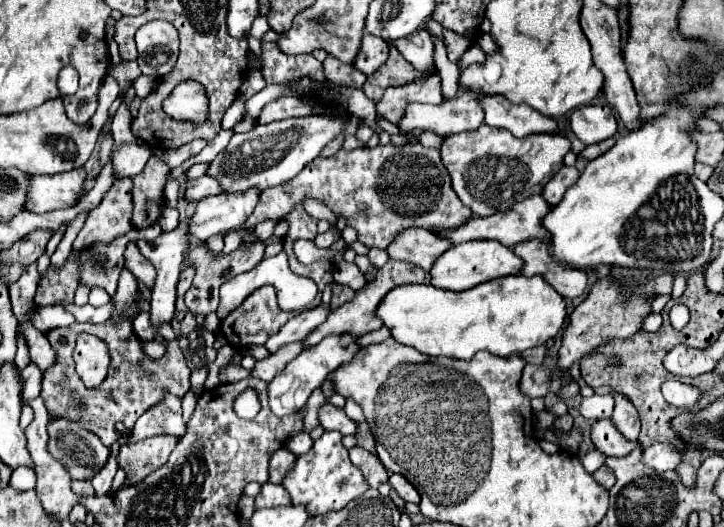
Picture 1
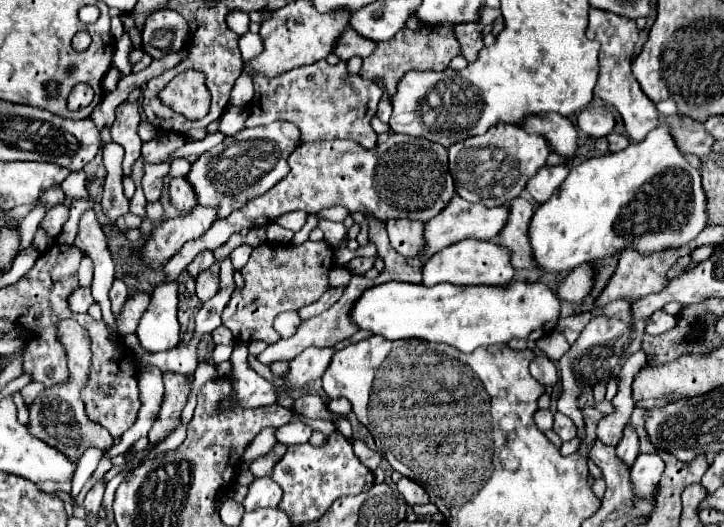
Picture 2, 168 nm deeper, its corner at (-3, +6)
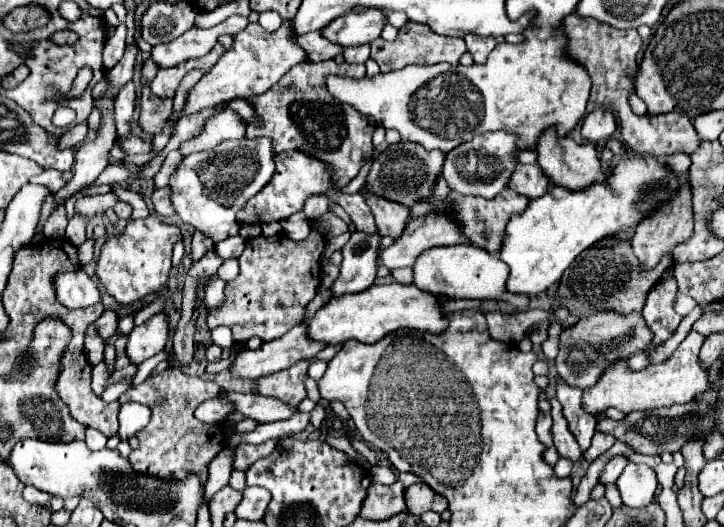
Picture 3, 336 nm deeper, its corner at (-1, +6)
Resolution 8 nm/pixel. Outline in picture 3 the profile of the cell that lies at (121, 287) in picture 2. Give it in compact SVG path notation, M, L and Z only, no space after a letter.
M105 311L97 321L95 321L95 329L97 329L97 335L101 339L107 339L111 337L115 331L117 331L117 315L113 311Z

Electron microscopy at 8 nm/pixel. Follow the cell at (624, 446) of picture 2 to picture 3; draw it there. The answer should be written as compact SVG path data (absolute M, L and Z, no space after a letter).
M613 457L613 459L605 465L605 469L603 469L601 477L599 477L599 483L603 483L603 485L615 483L615 479L621 475L621 471L625 469L625 465L627 465L627 459L625 459L625 457Z

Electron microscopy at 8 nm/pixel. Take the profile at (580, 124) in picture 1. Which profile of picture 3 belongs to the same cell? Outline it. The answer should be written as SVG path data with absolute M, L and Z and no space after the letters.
M595 109L585 117L581 125L581 135L589 143L599 143L599 141L609 139L615 129L617 129L615 115L609 109Z

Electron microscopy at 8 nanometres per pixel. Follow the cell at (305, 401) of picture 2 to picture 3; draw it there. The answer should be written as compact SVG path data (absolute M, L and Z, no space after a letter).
M225 393L229 403L233 403L233 411L241 413L243 417L255 419L259 423L269 423L269 421L279 421L279 419L289 419L297 409L291 409L289 405L281 403L279 399L273 397L263 397L263 395L243 395L243 393Z

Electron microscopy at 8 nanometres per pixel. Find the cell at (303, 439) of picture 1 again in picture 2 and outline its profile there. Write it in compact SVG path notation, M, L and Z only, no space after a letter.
M291 419L291 423L277 429L277 441L285 443L285 445L307 443L309 437L311 437L311 429L307 425L303 425L301 421L297 421L297 419Z

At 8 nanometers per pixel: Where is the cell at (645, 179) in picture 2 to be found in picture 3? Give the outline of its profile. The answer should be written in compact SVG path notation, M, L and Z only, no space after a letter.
M637 155L621 161L607 185L591 185L583 191L549 187L545 195L529 201L525 213L509 217L499 259L509 265L505 289L509 293L537 295L561 279L575 257L595 241L621 235L635 227L651 209L675 195L679 181L653 155Z

